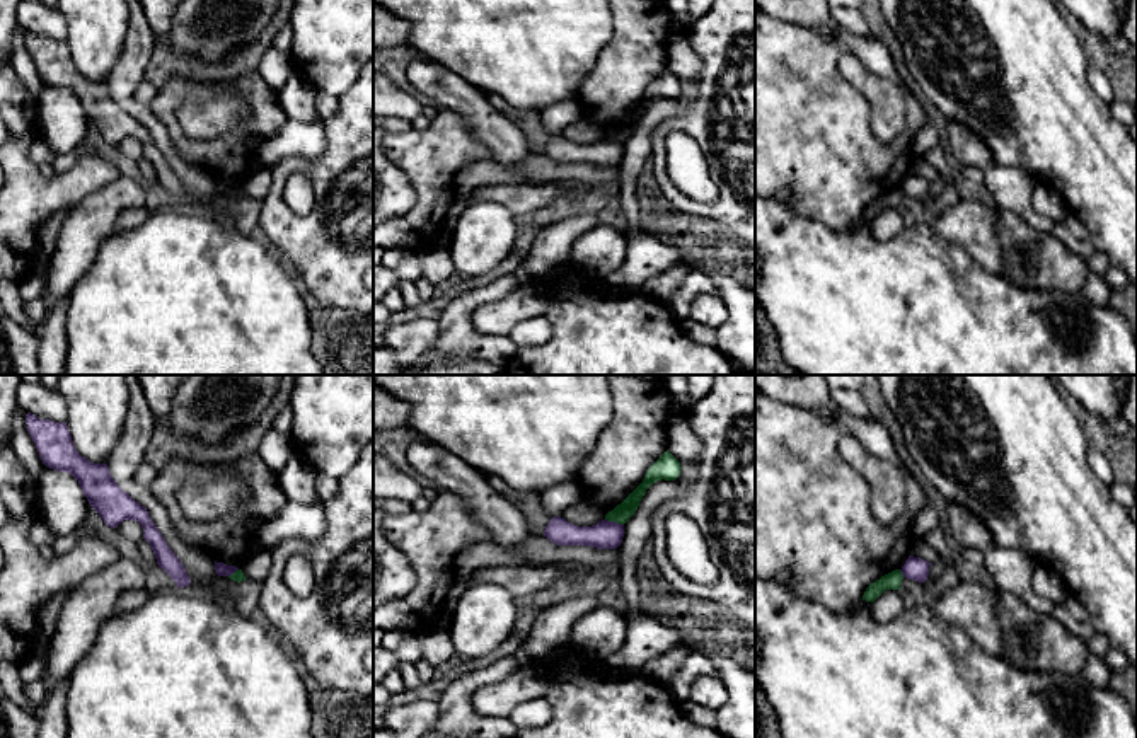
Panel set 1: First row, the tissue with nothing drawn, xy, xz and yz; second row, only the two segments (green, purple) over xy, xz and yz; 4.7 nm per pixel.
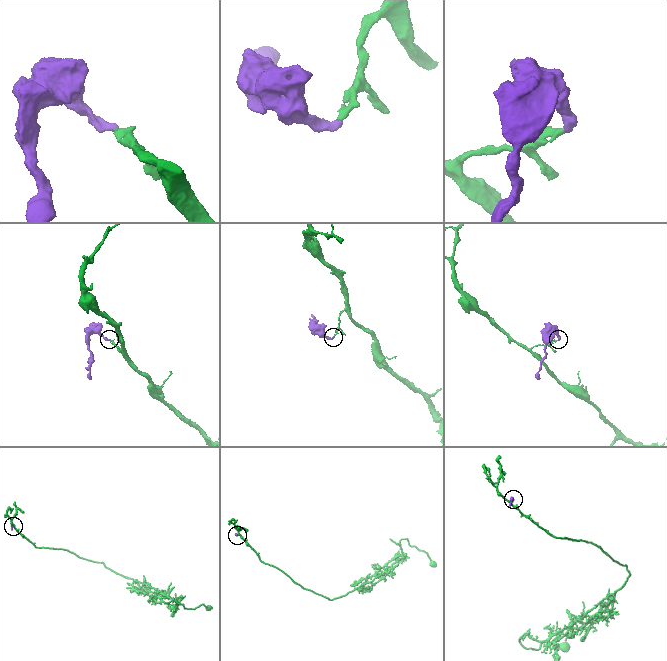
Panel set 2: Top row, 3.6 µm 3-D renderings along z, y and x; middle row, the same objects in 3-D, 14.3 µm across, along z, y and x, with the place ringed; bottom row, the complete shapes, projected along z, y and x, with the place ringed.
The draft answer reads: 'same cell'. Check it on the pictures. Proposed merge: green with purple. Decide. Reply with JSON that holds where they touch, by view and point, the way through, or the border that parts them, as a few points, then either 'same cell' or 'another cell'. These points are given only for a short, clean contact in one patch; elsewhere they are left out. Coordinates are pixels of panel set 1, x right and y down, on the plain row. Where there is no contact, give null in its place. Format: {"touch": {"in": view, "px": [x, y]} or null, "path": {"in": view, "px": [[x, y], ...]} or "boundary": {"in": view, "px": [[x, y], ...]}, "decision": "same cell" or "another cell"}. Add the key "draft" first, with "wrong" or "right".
{"draft": "wrong", "touch": {"in": "xz", "px": [614, 138]}, "boundary": {"in": "xz", "px": [[606, 137], [623, 144]]}, "decision": "another cell"}

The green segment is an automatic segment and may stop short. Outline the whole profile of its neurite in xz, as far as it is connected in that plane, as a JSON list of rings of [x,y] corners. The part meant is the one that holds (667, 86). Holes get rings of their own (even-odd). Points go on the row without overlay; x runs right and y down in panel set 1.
[[[667,68],[646,90],[643,101],[605,138],[624,143],[638,128],[646,107],[656,99],[675,99],[680,94],[680,80]]]

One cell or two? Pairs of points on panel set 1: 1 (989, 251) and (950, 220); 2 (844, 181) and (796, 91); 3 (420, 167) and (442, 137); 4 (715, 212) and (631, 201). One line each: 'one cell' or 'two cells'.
1: one cell
2: one cell
3: one cell
4: two cells

